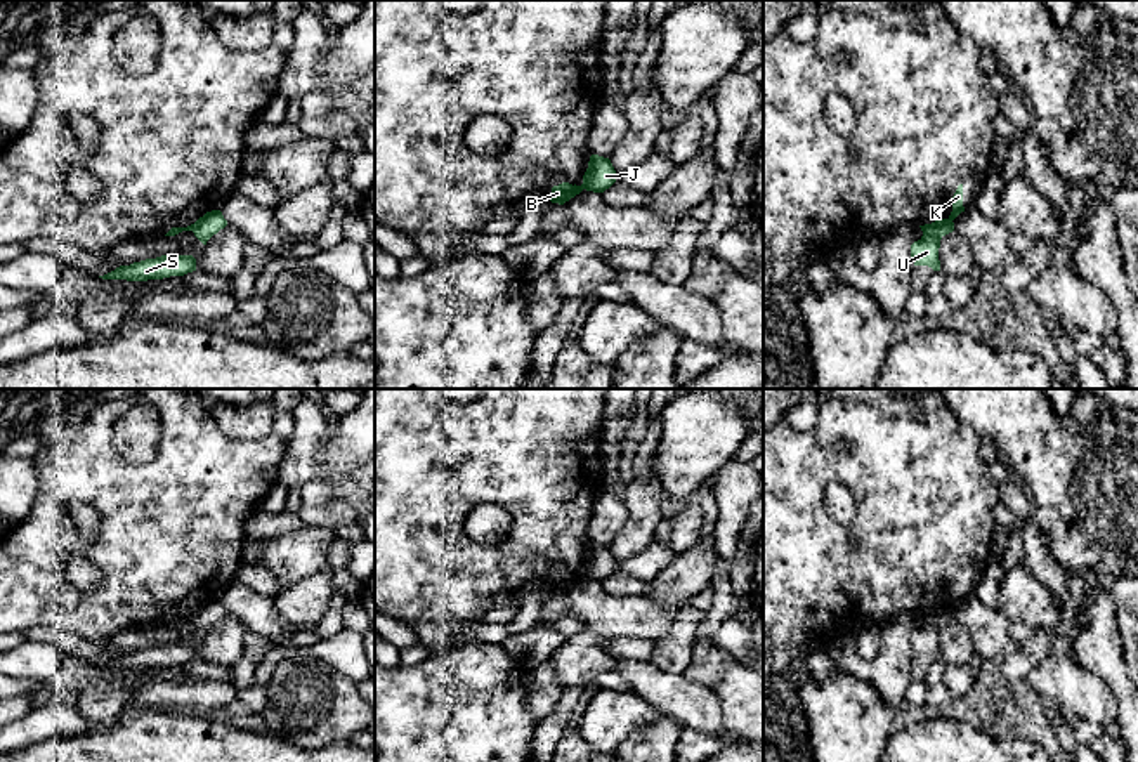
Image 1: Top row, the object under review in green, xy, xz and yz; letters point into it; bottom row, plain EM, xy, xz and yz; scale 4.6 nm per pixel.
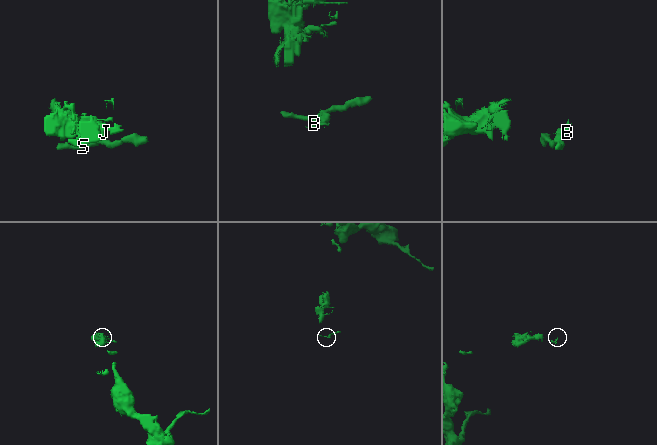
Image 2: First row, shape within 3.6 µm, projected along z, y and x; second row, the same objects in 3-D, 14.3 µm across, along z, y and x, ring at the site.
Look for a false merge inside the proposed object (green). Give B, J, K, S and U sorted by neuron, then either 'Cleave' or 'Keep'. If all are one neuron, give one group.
Groups: B K / J S U. Cleave

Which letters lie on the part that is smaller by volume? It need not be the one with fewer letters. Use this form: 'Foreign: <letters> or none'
Foreign: J, S, U

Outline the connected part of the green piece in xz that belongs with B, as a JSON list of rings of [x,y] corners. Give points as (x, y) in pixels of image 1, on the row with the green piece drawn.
[[[562,182],[562,184],[552,187],[550,201],[564,205],[566,201],[574,198],[581,191],[583,191],[583,186],[576,186],[576,184],[572,186],[569,182]]]

